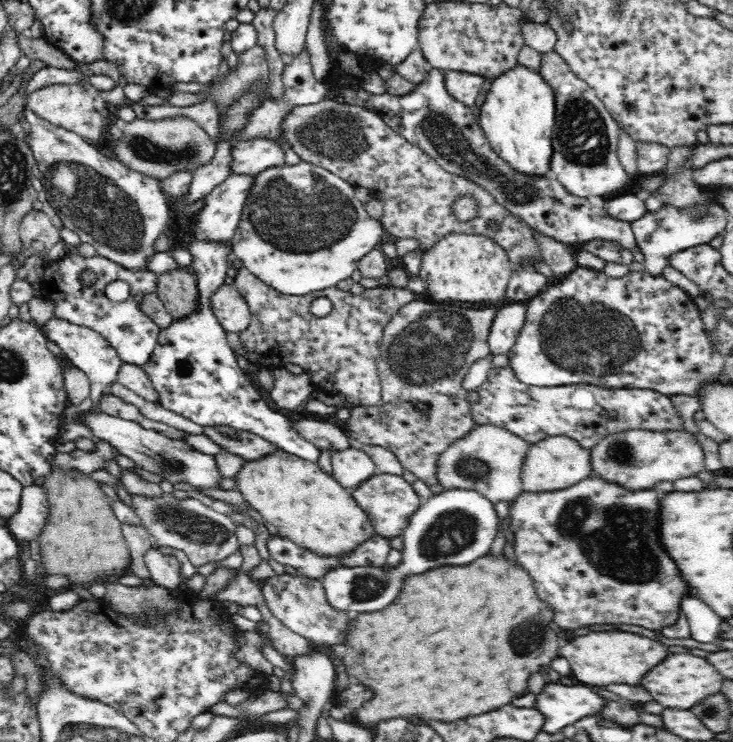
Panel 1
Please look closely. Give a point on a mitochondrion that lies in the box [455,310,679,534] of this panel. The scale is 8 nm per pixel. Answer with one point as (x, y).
(619, 452)

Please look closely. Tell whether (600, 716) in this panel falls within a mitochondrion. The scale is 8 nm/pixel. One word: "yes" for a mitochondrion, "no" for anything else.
no

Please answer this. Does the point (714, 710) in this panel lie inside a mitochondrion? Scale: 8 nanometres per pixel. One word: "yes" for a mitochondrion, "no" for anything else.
yes

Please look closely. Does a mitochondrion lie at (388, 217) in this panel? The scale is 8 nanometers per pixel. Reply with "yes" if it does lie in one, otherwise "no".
no

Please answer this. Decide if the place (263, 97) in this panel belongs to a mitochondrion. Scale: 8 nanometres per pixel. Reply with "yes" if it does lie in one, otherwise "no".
no

